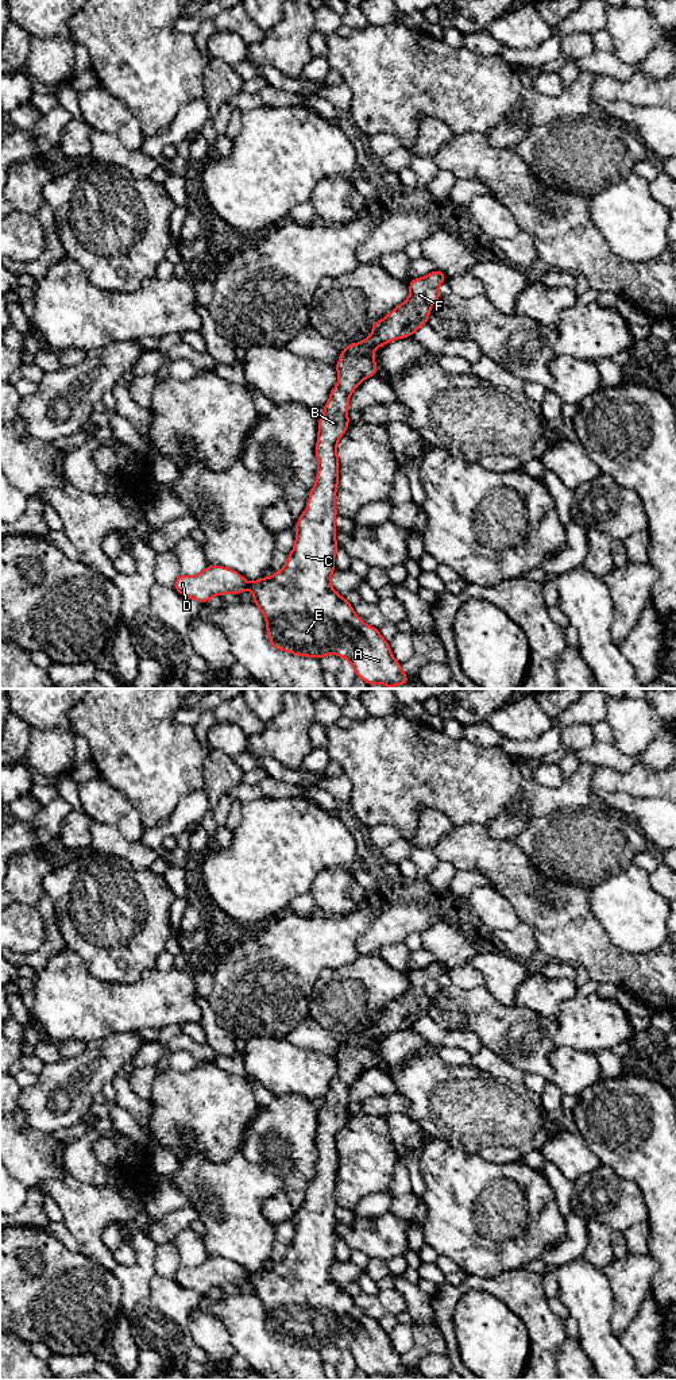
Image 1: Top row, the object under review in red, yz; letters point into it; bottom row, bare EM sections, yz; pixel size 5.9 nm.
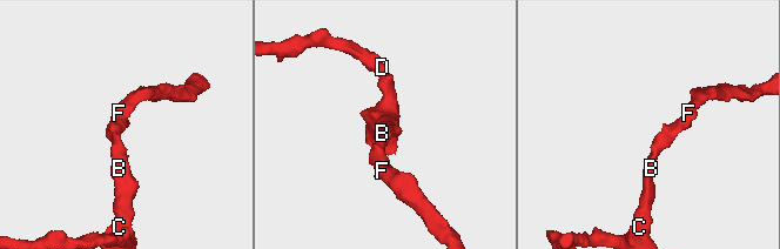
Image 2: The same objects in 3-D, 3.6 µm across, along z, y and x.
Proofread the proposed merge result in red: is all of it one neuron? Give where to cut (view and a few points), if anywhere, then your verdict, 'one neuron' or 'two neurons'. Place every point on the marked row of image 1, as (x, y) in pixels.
no cut | one neuron

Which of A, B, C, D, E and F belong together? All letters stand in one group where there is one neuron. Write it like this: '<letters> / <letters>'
A B C D E F

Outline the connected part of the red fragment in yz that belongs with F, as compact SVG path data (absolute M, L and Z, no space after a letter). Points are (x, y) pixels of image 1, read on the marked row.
M434 269L429 275L409 282L410 296L399 307L394 308L383 320L372 323L372 335L366 340L343 348L336 365L339 383L333 386L331 397L324 406L324 415L318 419L318 437L316 446L317 479L309 494L308 506L295 524L295 546L287 555L286 566L275 571L271 578L248 583L237 571L223 566L206 566L196 577L179 574L174 589L185 595L206 604L213 595L240 594L246 589L254 593L254 604L264 614L267 636L275 649L289 654L321 659L328 654L345 658L352 668L368 686L386 685L389 689L410 683L402 672L401 664L394 659L389 643L381 636L378 628L363 622L344 597L331 587L331 577L335 570L335 551L339 548L335 540L335 517L337 516L335 500L339 483L339 458L336 446L347 431L348 401L358 385L378 374L372 352L391 340L412 336L421 325L428 323L432 305L441 297L439 286L447 275Z

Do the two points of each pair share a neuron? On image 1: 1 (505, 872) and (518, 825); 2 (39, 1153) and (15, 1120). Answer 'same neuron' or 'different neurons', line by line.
1: different neurons
2: same neuron

